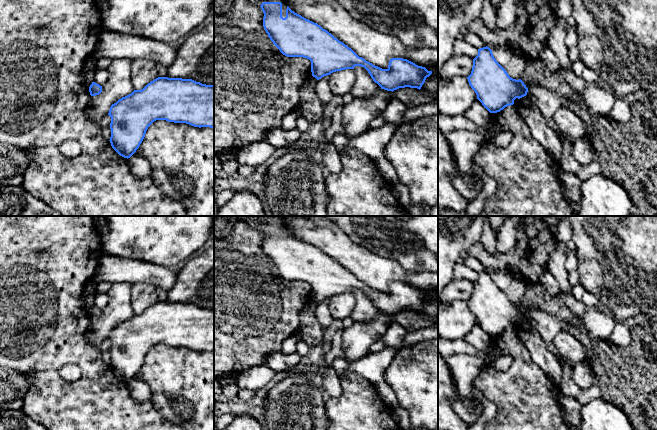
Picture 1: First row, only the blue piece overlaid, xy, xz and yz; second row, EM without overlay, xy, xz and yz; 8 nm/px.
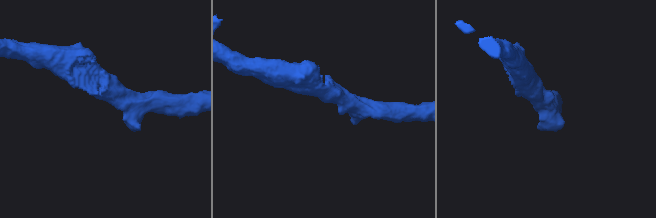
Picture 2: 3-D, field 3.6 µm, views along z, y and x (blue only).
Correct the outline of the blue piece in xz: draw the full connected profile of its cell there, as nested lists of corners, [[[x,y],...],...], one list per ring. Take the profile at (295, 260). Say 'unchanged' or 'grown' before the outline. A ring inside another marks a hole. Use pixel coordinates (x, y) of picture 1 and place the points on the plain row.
grown; [[[239,216],[239,221],[261,231],[263,251],[273,268],[287,281],[309,283],[312,300],[317,304],[336,295],[361,290],[381,313],[393,316],[405,311],[420,314],[432,298],[403,282],[390,283],[387,293],[373,289],[317,247],[292,235],[283,216]]]

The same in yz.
unchanged; [[[487,270],[478,273],[467,303],[477,323],[490,337],[500,336],[513,329],[516,322],[520,323],[528,316],[524,306],[511,302]]]

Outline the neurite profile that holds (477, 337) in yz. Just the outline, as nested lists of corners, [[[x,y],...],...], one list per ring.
[[[476,323],[464,338],[476,350],[484,351],[491,346],[491,337]]]

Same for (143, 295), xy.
[[[150,283],[131,285],[131,306],[134,314],[143,313],[148,307],[158,302],[156,286]]]

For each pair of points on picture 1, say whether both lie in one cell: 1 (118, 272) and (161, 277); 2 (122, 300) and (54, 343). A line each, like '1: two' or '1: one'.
1: one
2: two

